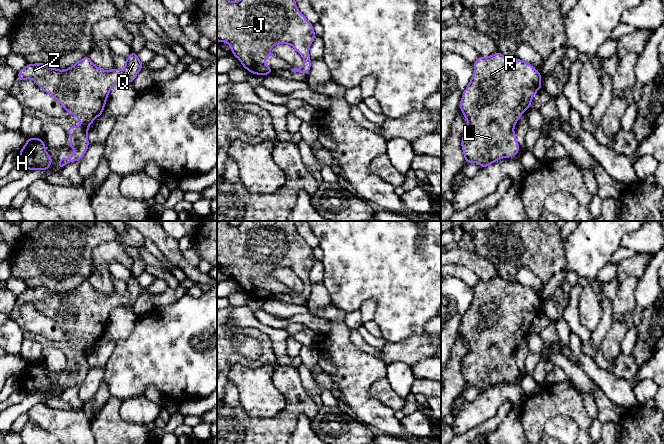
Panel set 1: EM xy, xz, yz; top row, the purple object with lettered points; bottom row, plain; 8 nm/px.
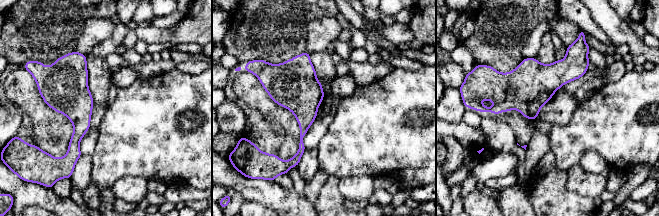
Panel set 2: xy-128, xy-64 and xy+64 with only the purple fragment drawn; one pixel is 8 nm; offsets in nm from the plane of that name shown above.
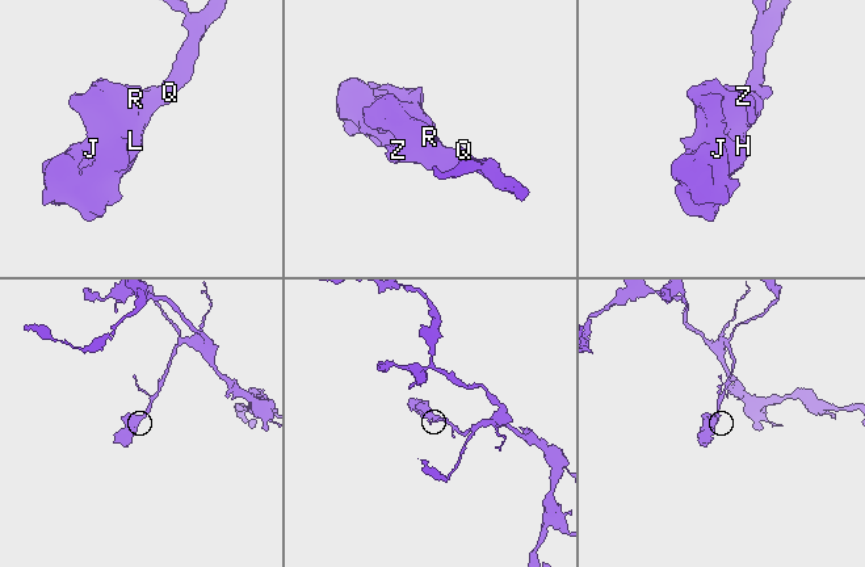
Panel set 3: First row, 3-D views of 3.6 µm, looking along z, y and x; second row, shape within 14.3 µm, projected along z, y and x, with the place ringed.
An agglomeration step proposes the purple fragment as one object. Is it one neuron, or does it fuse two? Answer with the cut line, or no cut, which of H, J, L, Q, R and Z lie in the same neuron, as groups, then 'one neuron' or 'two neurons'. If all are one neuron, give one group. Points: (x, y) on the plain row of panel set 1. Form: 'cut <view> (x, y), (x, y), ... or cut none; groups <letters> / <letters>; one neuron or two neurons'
cut none; groups H J L Q R Z; one neuron

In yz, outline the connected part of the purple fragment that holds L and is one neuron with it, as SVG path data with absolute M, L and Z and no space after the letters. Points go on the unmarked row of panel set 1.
M500 276L488 281L479 280L473 287L474 297L469 308L462 318L459 333L463 335L464 342L468 345L468 352L462 360L461 371L464 385L478 387L482 393L506 381L511 382L520 375L516 365L514 351L525 334L530 333L533 320L542 312L541 298L528 286L518 282L510 282Z

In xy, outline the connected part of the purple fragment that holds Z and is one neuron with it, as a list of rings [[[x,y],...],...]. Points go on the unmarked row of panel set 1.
[[[132,276],[125,283],[124,294],[117,292],[112,294],[100,293],[94,289],[89,280],[85,280],[70,292],[64,294],[52,292],[44,287],[36,287],[27,288],[22,294],[17,296],[20,305],[25,303],[34,304],[43,315],[53,320],[70,339],[80,344],[78,351],[71,349],[66,354],[67,358],[71,359],[68,372],[72,380],[69,383],[65,383],[62,379],[60,383],[57,383],[60,386],[57,392],[62,393],[66,388],[82,383],[89,370],[87,362],[89,350],[98,340],[102,339],[111,312],[121,306],[133,307],[143,290],[144,288],[138,283],[137,277]]]

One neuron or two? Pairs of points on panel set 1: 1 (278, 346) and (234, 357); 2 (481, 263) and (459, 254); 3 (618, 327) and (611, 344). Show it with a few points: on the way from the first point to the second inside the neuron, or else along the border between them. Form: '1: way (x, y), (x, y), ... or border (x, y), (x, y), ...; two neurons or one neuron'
1: border (257, 330), (270, 338), (275, 354); two neurons
2: way (476, 263), (464, 257); one neuron
3: way (617, 331), (612, 340); one neuron

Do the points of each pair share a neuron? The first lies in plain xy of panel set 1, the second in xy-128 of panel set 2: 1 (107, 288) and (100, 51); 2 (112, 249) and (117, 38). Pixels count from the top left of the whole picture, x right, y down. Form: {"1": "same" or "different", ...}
{"1": "different", "2": "different"}

